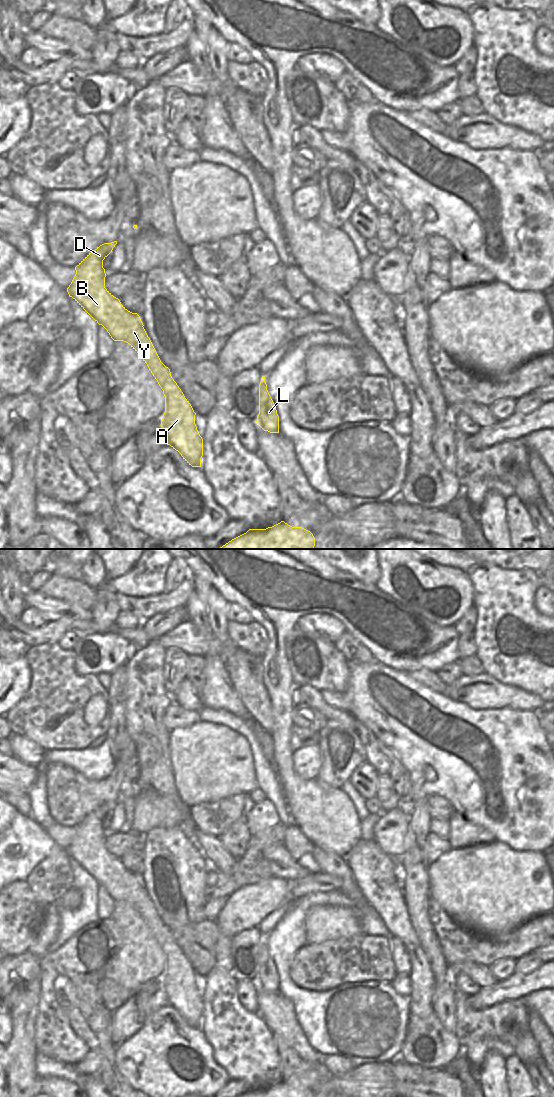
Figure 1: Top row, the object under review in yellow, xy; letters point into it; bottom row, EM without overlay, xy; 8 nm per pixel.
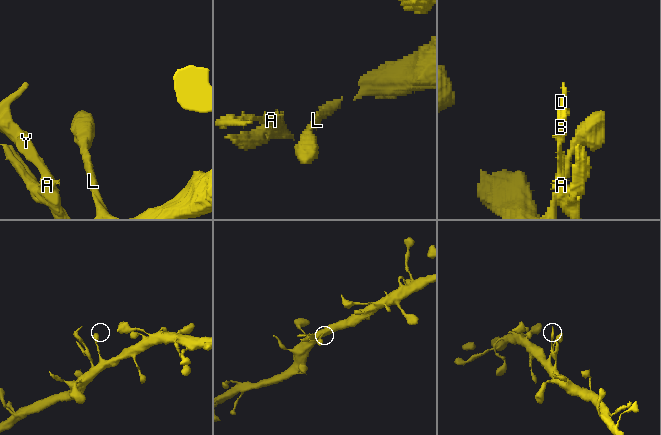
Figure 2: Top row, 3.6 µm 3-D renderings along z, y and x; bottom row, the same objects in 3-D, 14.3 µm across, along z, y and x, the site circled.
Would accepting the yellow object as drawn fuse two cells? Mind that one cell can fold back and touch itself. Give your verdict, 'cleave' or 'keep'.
keep

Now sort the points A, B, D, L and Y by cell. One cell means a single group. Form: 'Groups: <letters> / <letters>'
Groups: A B D L Y.

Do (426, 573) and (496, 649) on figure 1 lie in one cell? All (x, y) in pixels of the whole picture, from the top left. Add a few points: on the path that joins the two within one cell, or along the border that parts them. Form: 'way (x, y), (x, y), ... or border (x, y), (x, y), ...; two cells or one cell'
border (472, 582), (473, 606); two cells

